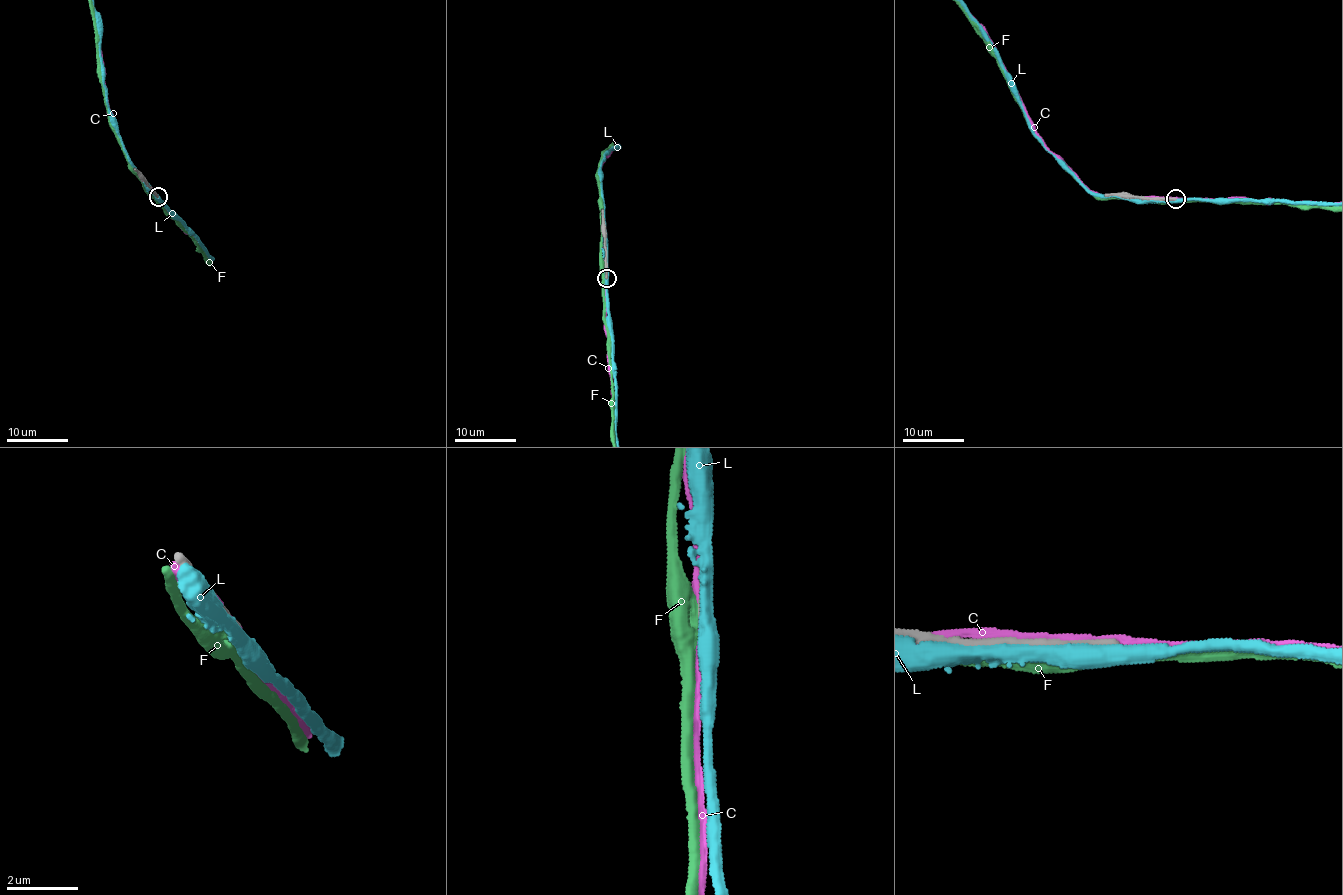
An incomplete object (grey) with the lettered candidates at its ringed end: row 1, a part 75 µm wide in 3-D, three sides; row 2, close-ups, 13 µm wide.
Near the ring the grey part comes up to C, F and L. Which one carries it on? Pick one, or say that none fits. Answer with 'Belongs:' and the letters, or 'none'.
Belongs: none

